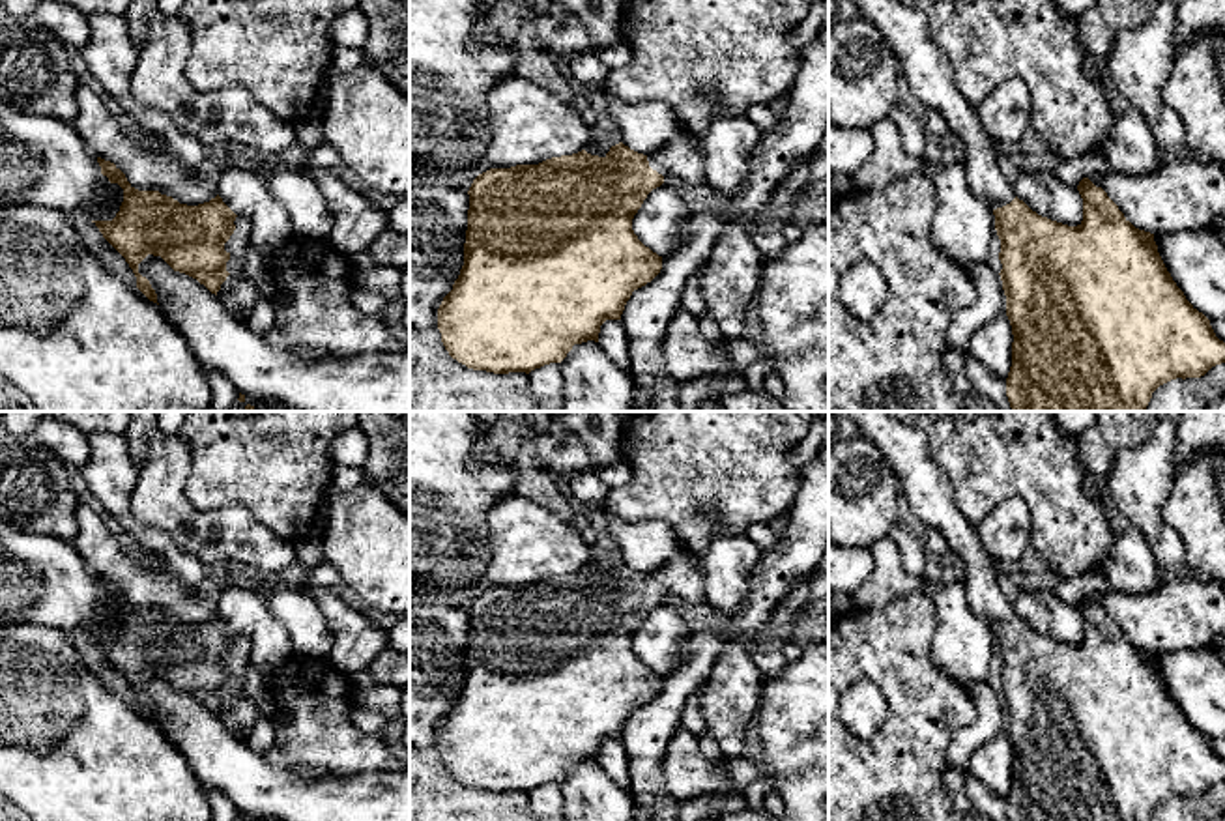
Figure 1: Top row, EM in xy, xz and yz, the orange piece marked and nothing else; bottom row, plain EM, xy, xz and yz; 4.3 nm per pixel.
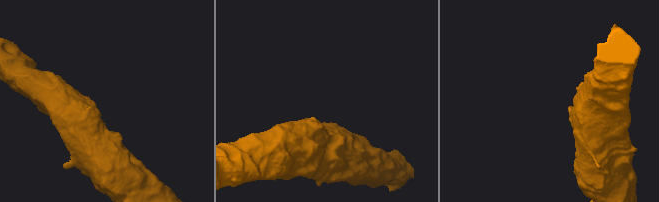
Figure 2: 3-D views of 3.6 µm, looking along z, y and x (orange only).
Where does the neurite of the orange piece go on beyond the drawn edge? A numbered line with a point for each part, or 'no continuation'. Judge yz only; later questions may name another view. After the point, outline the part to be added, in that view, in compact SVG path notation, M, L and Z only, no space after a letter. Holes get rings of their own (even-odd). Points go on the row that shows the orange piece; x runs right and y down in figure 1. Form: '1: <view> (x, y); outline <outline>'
1: yz (926, 68); outline M900 0L853 2L890 43L915 97L937 110L950 137L963 142L971 193L991 209L1010 204L1016 198L1014 183L1002 176L997 165L997 146L982 129L976 108L959 94L952 64L931 39L926 15Z

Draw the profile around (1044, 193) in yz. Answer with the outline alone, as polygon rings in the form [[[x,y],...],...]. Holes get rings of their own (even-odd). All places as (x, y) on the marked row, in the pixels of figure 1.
[[[1023,172],[1014,191],[1032,211],[1051,221],[1077,226],[1083,221],[1083,198],[1077,185],[1064,183],[1055,172]]]

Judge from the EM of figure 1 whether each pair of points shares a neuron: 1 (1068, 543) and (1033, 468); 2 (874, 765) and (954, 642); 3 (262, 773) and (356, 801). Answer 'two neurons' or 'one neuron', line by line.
1: one neuron
2: two neurons
3: one neuron

